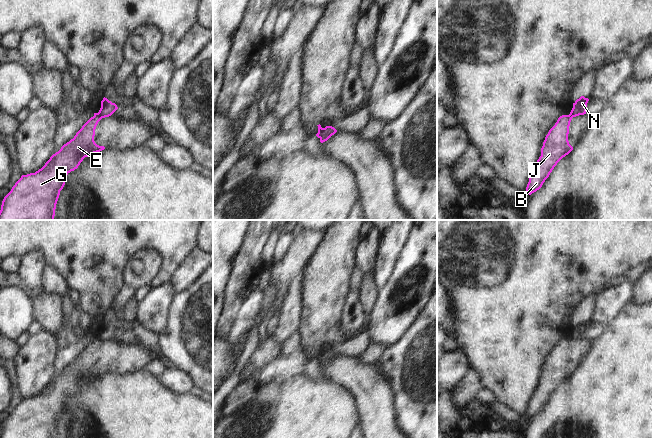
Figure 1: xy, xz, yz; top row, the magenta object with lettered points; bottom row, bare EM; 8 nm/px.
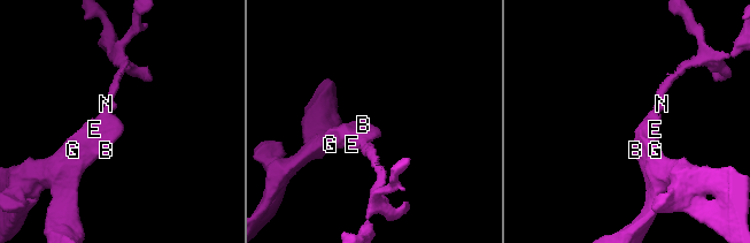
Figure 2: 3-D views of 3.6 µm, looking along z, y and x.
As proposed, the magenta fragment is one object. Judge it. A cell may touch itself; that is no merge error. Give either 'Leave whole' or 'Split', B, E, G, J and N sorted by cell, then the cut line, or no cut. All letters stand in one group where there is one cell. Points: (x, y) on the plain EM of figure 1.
Split. Groups: B E G J / N. Split along xy (96, 337), (103, 341).

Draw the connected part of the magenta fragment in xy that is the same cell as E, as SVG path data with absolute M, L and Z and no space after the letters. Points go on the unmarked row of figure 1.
M94 337L41 393L22 399L4 421L0 438L55 438L67 399L77 393L85 381L105 373L94 365L96 350L102 342Z

